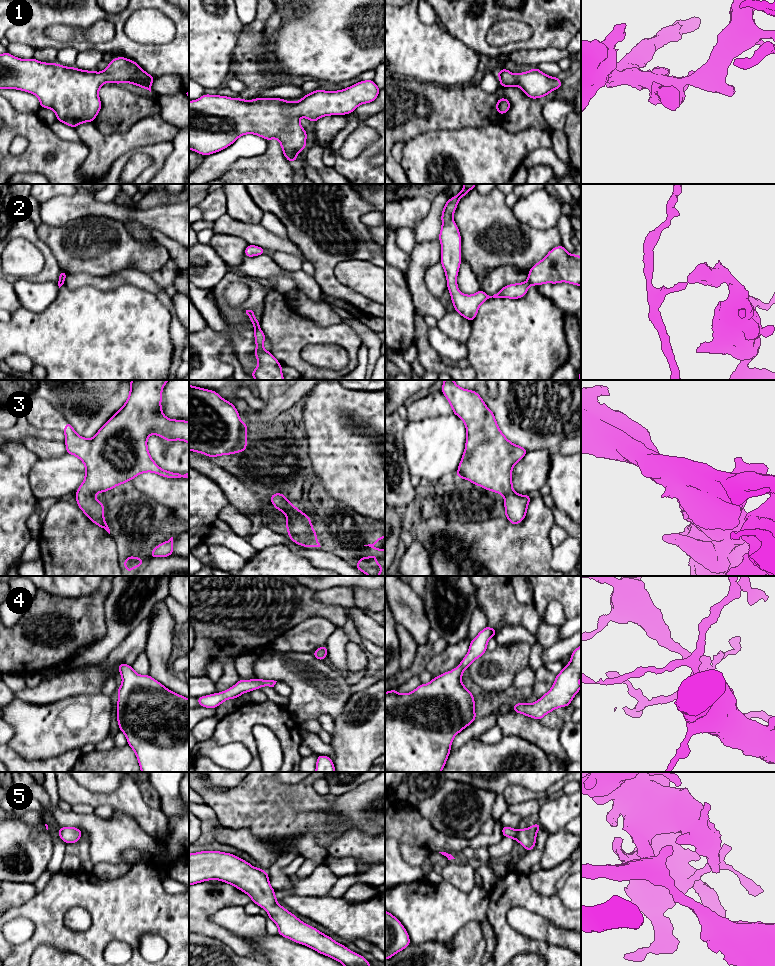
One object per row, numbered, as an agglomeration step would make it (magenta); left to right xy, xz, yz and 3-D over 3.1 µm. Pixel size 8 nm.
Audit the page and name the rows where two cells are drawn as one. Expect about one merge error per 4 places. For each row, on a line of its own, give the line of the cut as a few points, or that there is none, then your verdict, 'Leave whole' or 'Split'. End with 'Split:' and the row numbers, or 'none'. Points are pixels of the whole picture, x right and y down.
1: No split. Leave whole
2: Split along xz (258, 327), (254, 329). Split
3: No split. Leave whole
4: No split. Leave whole
5: No split. Leave whole
Split: 2

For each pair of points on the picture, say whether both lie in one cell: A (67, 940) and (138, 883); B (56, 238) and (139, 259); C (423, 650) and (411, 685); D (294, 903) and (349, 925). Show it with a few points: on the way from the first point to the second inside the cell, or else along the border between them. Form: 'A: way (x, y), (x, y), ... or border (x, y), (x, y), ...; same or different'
A: way (86, 940), (124, 902); same
B: way (77, 248), (111, 248), (118, 250); same
C: border (417, 674), (413, 675), (397, 689); different
D: way (308, 907), (335, 914); same

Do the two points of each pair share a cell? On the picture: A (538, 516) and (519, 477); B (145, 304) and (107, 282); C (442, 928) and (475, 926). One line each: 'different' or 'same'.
A: different
B: different
C: different

